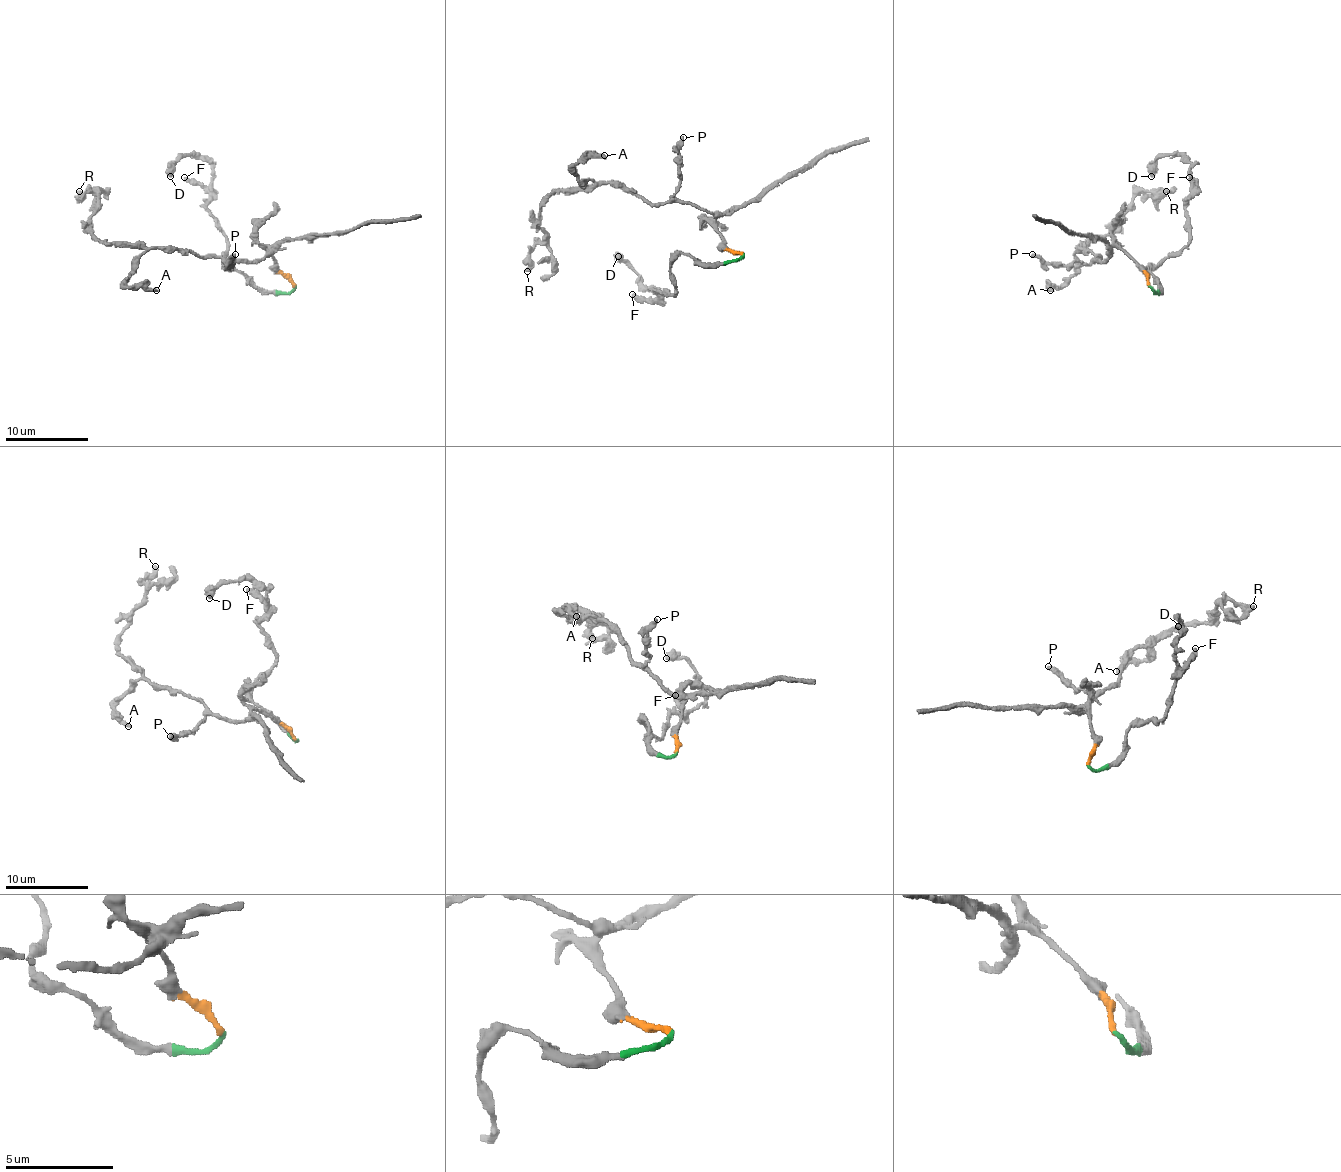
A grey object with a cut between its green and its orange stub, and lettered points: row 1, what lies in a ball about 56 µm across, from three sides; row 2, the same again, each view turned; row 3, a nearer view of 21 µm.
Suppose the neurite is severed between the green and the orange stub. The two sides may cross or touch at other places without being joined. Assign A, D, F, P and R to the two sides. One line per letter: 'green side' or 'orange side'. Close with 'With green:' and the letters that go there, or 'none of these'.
A: orange side
D: green side
F: green side
P: orange side
R: orange side
With green: D, F

